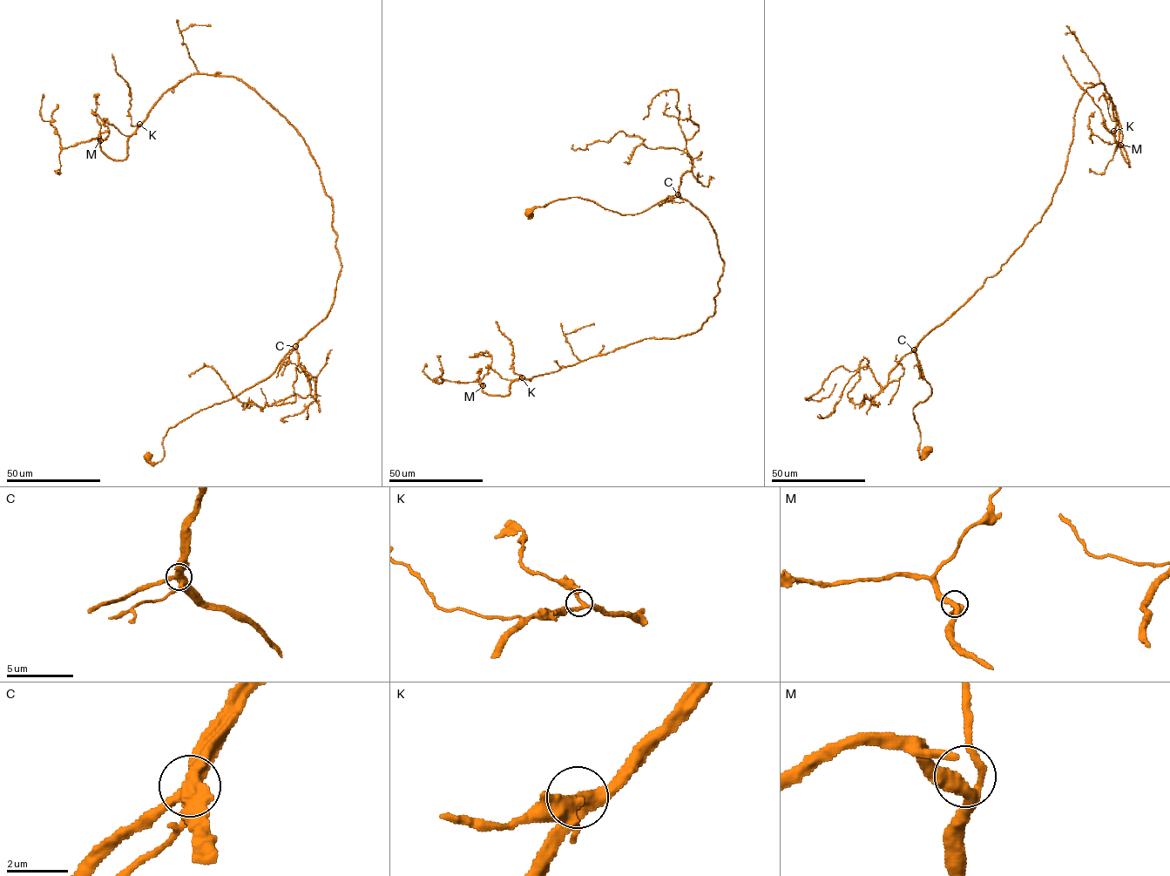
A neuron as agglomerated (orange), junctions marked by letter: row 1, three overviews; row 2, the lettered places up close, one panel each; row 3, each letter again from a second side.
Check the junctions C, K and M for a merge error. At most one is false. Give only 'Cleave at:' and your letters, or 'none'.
Cleave at: none

